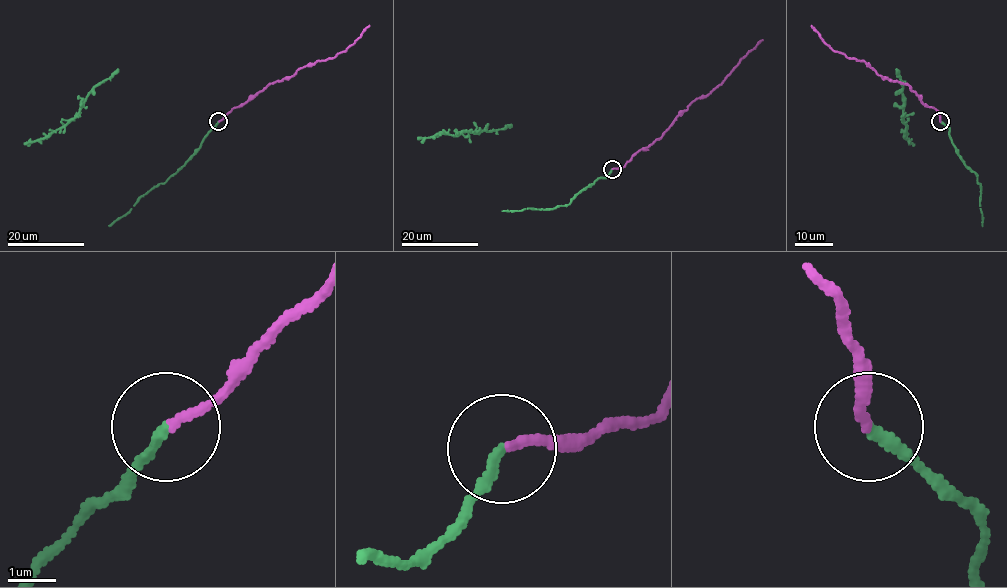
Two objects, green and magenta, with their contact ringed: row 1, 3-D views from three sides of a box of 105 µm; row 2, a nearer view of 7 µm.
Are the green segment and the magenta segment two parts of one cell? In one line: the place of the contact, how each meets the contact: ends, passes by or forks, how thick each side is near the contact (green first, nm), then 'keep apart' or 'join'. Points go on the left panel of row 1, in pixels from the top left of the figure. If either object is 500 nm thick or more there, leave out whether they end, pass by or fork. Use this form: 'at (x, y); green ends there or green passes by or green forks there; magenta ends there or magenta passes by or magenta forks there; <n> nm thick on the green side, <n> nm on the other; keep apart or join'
at (218, 121); green ends there; magenta ends there; 200 nm thick on the green side, 180 nm on the other; keep apart

